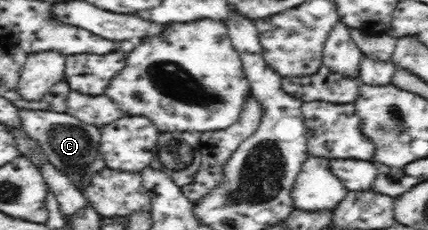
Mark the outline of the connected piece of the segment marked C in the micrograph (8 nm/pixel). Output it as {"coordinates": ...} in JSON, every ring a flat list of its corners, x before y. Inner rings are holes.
{"coordinates":[[18,108,18,113,22,122,22,130,40,144,49,162,55,168,61,169,61,172,65,173,65,176,69,177,71,183,81,192,96,172,107,167,98,151,101,135,97,126,81,122,66,112]]}

